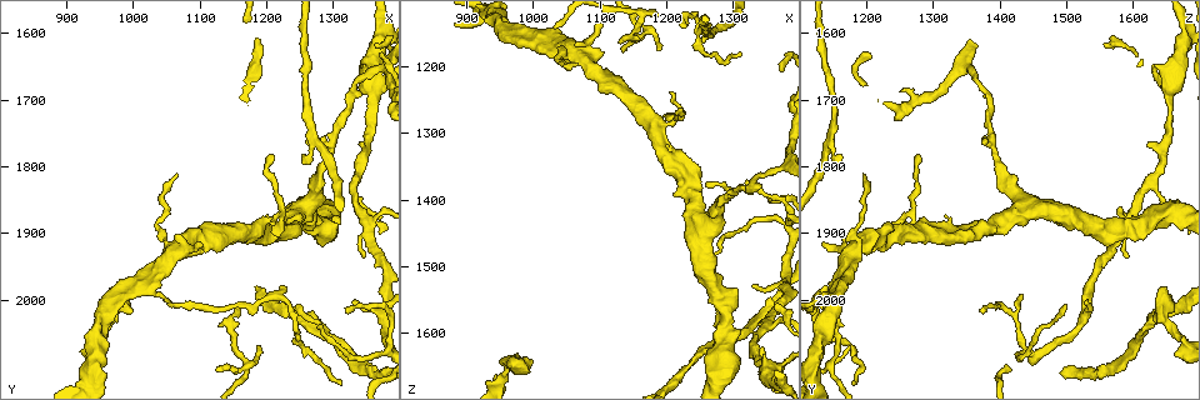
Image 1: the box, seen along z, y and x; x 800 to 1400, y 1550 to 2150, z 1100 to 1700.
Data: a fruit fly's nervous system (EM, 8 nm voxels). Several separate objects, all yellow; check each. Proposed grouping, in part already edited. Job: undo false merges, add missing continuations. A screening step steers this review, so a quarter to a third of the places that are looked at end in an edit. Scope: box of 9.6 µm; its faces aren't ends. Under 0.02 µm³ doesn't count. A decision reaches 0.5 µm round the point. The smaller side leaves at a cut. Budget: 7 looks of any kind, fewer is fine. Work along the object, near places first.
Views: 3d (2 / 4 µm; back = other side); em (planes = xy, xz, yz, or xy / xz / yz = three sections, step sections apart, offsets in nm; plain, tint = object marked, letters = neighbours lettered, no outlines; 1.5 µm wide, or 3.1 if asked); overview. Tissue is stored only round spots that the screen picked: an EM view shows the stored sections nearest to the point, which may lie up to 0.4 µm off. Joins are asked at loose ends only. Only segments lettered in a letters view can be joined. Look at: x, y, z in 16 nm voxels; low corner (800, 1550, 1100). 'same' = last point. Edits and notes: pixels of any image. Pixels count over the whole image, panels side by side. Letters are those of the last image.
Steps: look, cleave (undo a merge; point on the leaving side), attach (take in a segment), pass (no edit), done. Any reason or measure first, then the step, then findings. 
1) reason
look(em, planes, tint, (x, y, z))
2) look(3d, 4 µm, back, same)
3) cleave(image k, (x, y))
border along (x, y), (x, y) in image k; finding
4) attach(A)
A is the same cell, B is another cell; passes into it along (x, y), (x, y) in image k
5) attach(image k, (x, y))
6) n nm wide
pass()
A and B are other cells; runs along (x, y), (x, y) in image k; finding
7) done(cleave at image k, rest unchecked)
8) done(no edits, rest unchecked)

branch stops here
look(em, xy, step 4, tint, (1345, 1935, 1595))

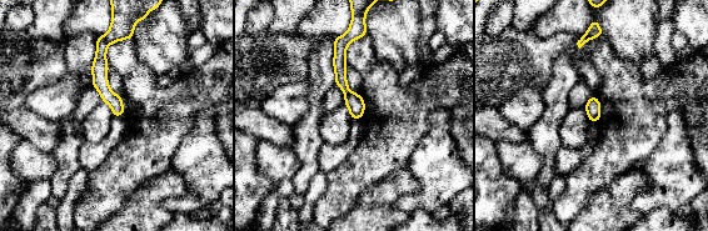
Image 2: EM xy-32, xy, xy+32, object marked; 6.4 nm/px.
look(em, planes, letters, same)

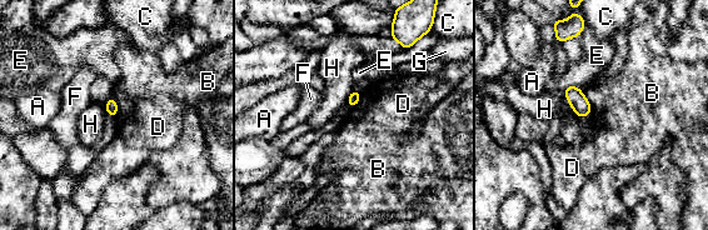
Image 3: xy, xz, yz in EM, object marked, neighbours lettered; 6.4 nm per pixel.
pass()
A, B, C, D, E, F, G and H are other cells; border along (110, 95), (116, 104), (115, 115) in image 3; none of them fits

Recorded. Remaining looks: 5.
an open end
look(3d, 4 µm, (1245, 2005, 1495))

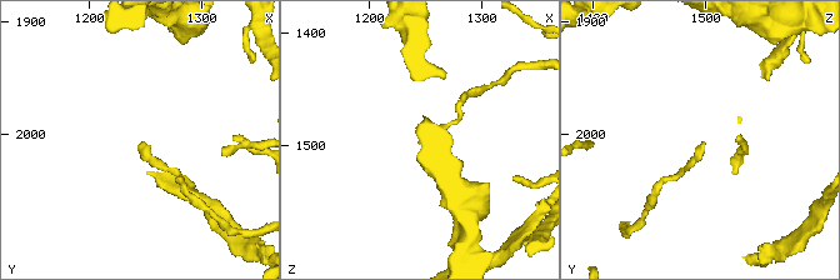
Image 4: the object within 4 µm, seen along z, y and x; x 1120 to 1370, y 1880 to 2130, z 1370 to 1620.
shape alone is not enough
look(em, xz, step 8, letters, (1248, 2006, 1502))

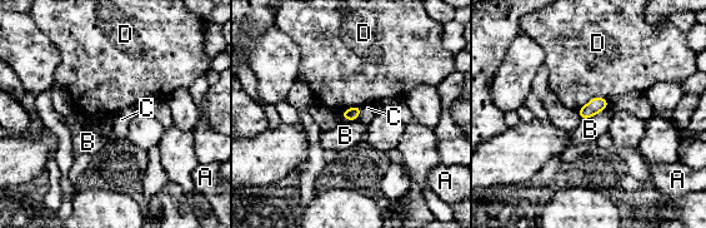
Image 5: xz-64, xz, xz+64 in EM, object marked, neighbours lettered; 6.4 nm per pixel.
pass()
A, B, C and D are other cells; border along (606, 107), (582, 119) in image 5; none of them fits

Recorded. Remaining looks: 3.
look(em, yz, step 4, tint, (1165, 2100, 1145))

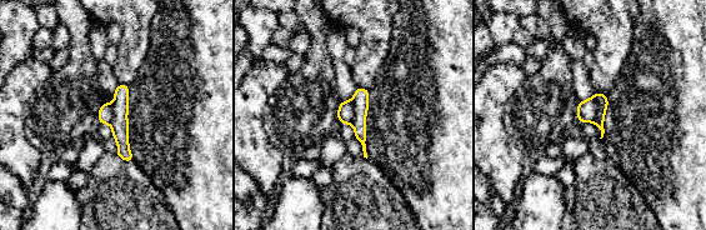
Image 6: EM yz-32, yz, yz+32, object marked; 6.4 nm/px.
another direction
look(em, planes, letters, same)

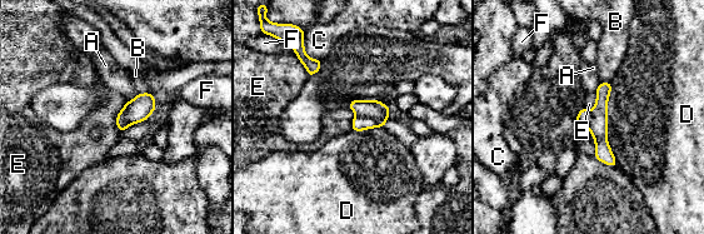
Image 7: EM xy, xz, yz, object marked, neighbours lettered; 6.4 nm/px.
cleave(image 7, (374, 109))
A, B, C, D, E and F are other cells; a second neuron is stuck on

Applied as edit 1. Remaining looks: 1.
done(cleave at image 7, rest unchecked)

